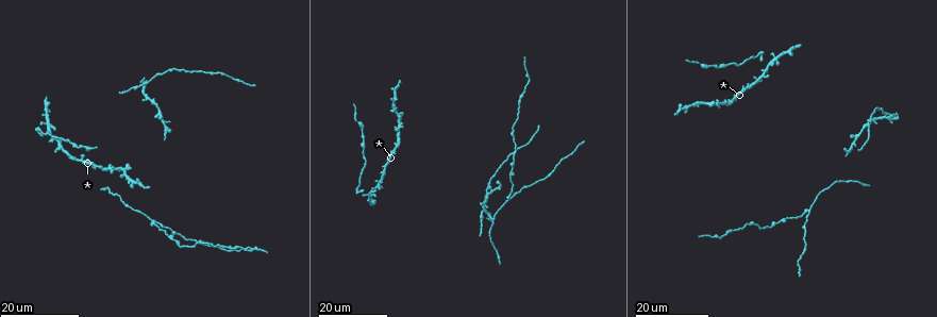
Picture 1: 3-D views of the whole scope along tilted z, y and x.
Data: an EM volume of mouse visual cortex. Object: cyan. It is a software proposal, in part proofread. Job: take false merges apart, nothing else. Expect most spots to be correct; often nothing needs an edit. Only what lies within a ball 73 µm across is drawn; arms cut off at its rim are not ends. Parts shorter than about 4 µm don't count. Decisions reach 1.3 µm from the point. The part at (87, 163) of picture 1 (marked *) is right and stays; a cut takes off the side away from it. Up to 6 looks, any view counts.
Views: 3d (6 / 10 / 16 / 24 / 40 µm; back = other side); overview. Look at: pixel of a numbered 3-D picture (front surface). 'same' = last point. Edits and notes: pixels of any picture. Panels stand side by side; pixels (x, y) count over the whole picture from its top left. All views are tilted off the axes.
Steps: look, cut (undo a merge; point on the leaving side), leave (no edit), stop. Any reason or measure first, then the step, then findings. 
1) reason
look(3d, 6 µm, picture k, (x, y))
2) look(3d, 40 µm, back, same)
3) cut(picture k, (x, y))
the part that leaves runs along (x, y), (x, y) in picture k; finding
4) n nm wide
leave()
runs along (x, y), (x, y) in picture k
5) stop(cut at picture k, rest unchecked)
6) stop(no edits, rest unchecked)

branch point
look(3d, 24 µm, picture 1, (156, 222))

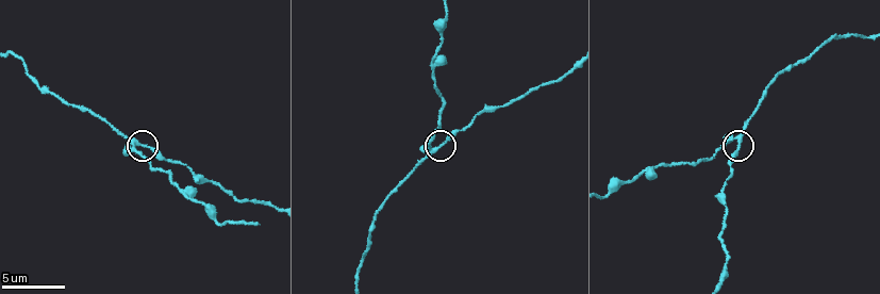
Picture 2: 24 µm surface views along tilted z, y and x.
look(3d, 10 µm, picture 2, (134, 140))

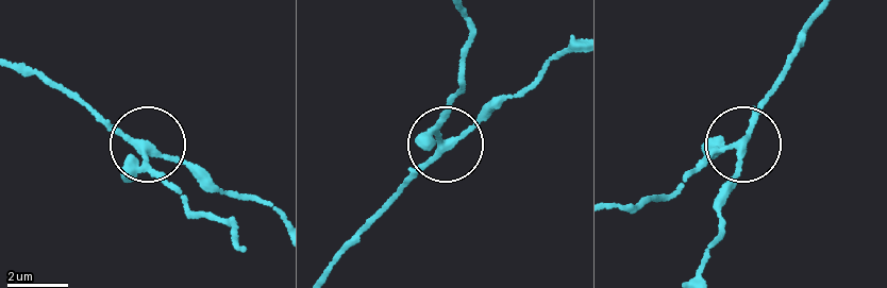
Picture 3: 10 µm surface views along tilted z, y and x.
190 nm wide
leave()
runs along (464, 17), (470, 35), (439, 134), (446, 147), (386, 203) in picture 3; all the same neuron

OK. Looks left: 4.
look(3d, 16 µm, picture 1, (200, 244))

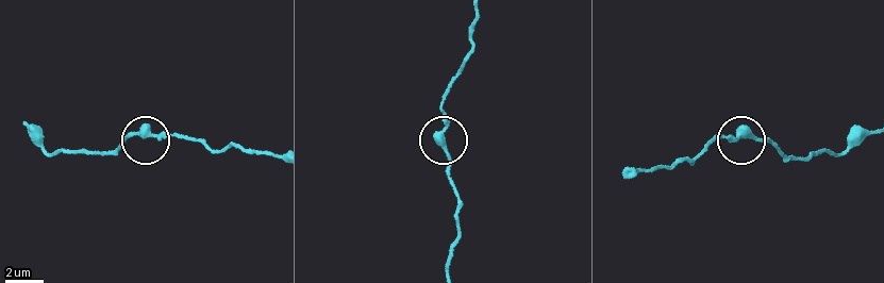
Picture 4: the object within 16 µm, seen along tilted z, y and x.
look(3d, 6 µm, picture 4, (143, 130))

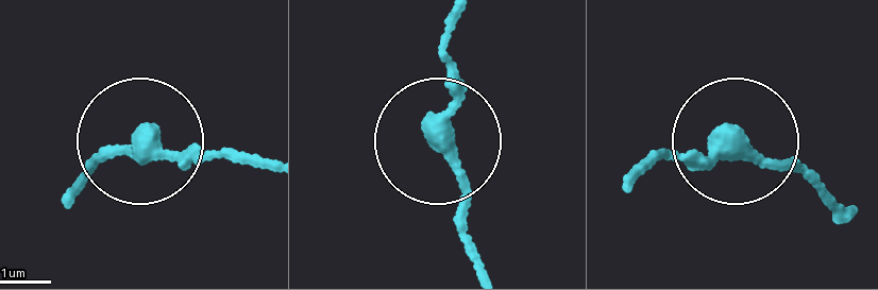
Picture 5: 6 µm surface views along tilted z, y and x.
leave()
one neuron here

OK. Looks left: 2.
thin arm on a thick one
look(3d, 24 µm, picture 1, (855, 140))

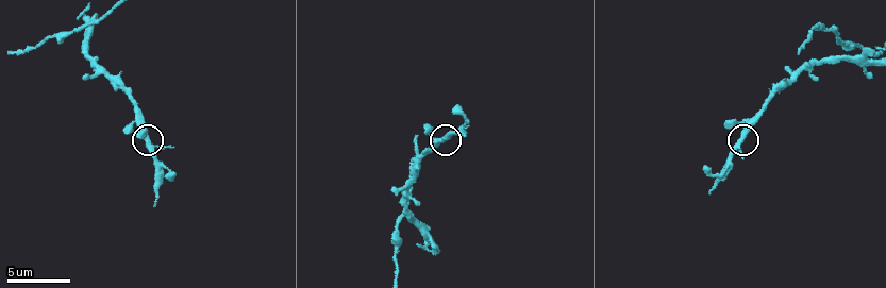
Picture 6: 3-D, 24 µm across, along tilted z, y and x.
look(3d, 6 µm, picture 6, (740, 139))

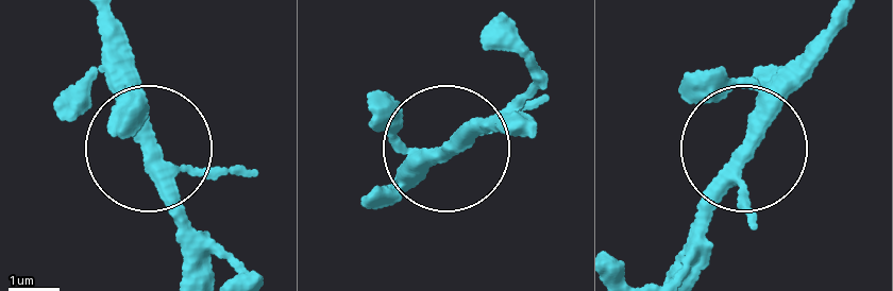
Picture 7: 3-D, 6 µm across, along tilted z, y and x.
3 arms
leave()
all the same neuron

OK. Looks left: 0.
stop(no edits, rest unchecked)

